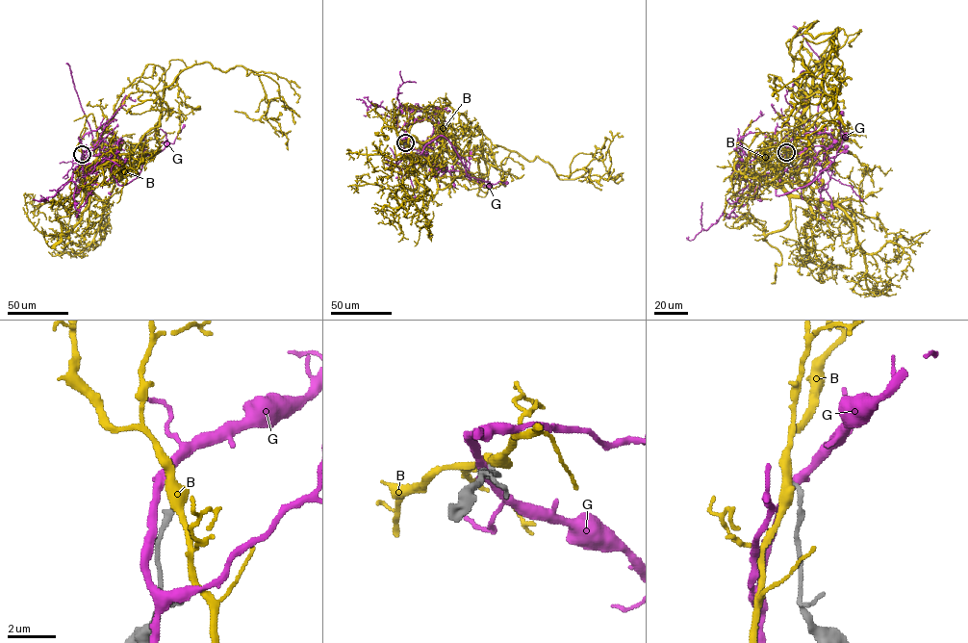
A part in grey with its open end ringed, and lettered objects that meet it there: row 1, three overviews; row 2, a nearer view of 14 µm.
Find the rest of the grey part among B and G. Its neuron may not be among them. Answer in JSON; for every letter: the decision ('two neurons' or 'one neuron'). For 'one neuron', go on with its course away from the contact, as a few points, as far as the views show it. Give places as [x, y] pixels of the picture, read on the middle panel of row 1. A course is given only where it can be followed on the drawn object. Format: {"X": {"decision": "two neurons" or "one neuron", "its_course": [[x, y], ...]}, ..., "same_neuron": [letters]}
{"B": {"decision": "two neurons"}, "G": {"decision": "two neurons"}, "same_neuron": []}

